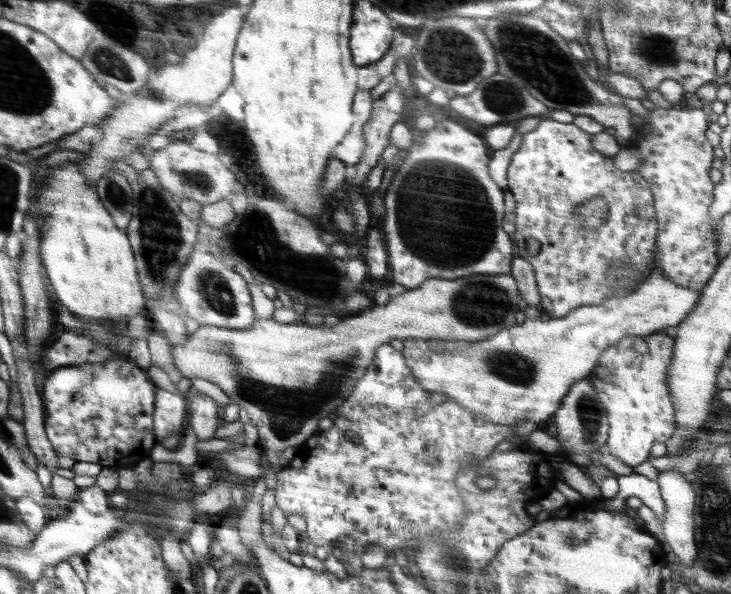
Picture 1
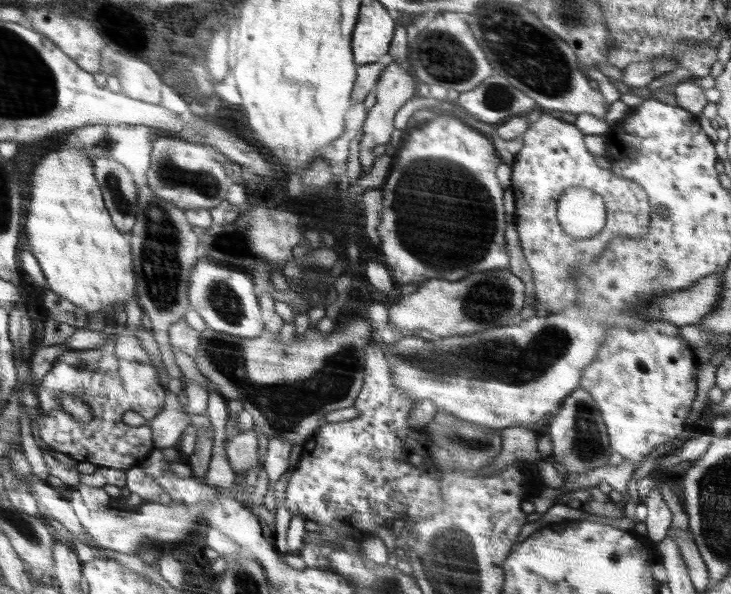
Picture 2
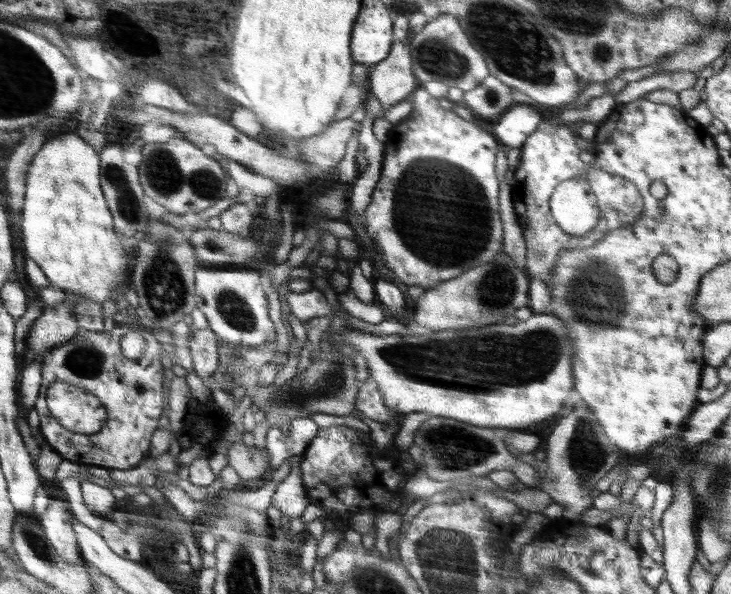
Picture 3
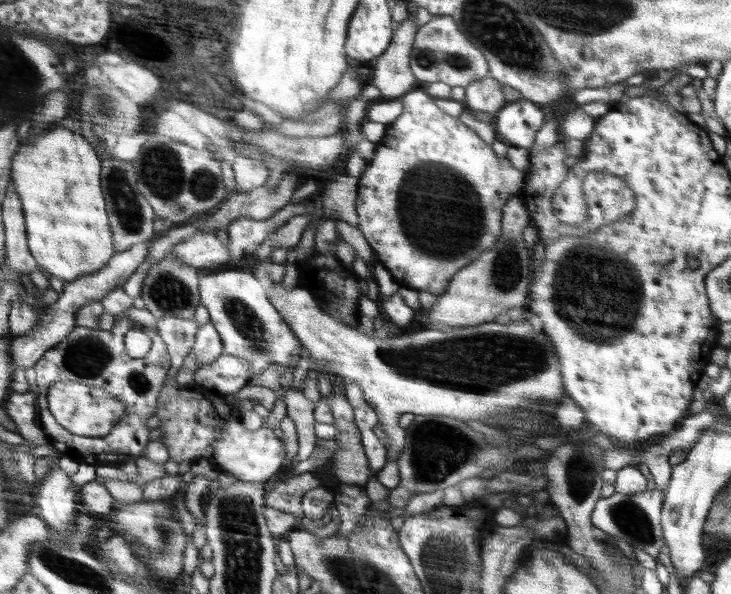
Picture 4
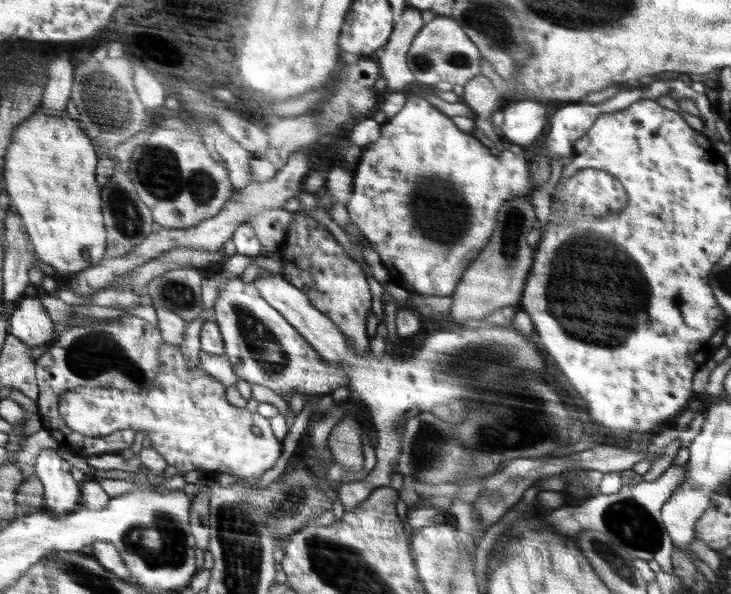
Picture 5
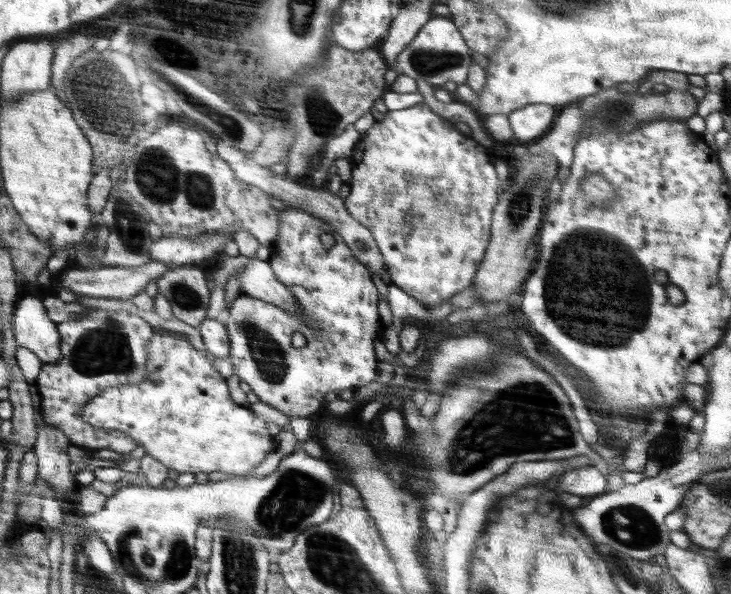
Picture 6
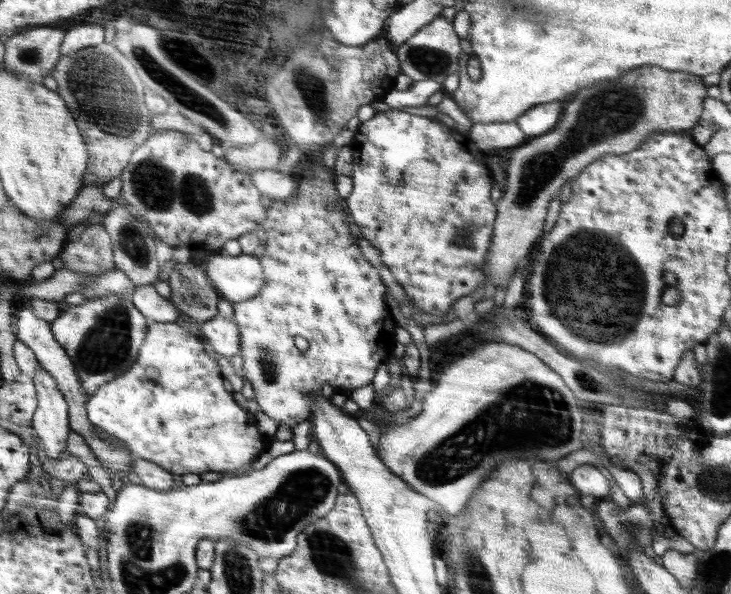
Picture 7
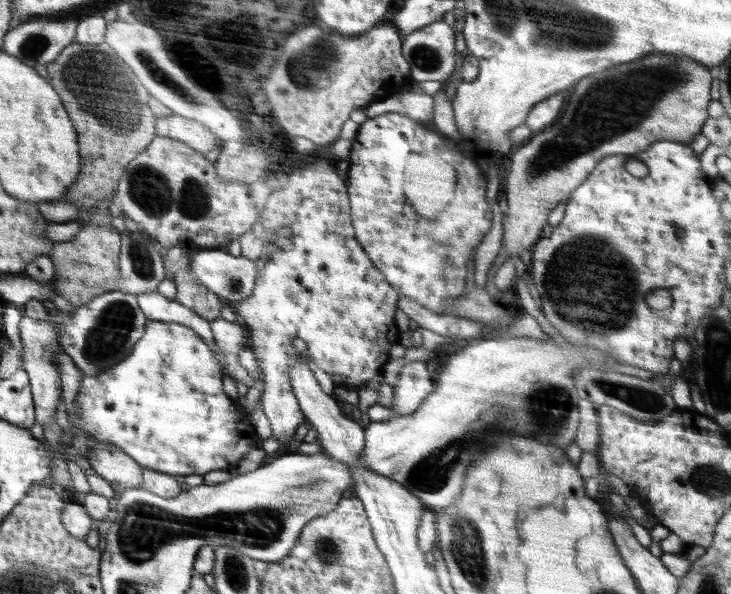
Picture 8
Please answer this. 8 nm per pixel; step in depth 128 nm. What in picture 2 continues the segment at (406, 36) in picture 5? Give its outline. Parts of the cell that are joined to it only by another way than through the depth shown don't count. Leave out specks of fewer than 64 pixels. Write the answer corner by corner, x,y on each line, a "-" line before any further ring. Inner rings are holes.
394,60
390,61
388,66
383,68
380,78
375,84
374,91
376,93
376,103
367,112
366,120
362,131
364,132
362,139
360,140
359,161
361,164
361,170
363,174
367,174
374,164
376,157
372,153
372,148
380,146
380,144
387,145
390,140
390,135
394,131
394,115
402,105
410,100
416,92
416,82
414,82
414,75
411,70
404,70
399,62

